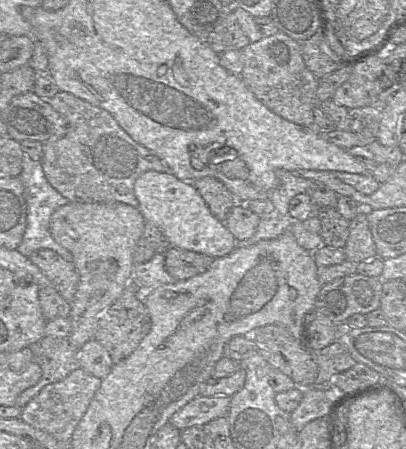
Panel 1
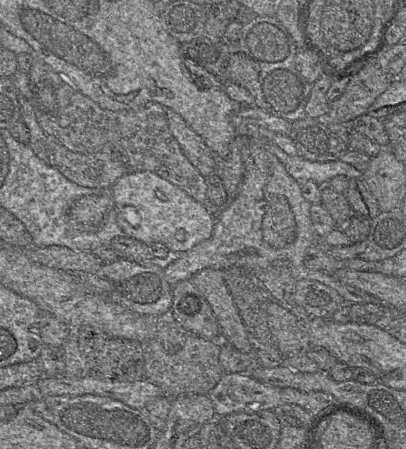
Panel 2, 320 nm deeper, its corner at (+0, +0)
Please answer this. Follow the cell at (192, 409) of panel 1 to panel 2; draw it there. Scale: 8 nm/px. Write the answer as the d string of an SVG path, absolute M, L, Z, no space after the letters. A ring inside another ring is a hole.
M225 373L208 392L216 419L234 412L255 413L282 405L281 387L267 385L247 373Z

